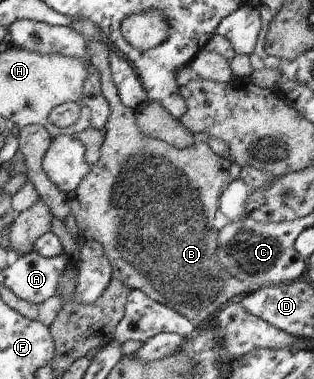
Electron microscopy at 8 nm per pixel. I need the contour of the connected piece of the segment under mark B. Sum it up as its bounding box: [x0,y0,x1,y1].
[70,38,254,323]

